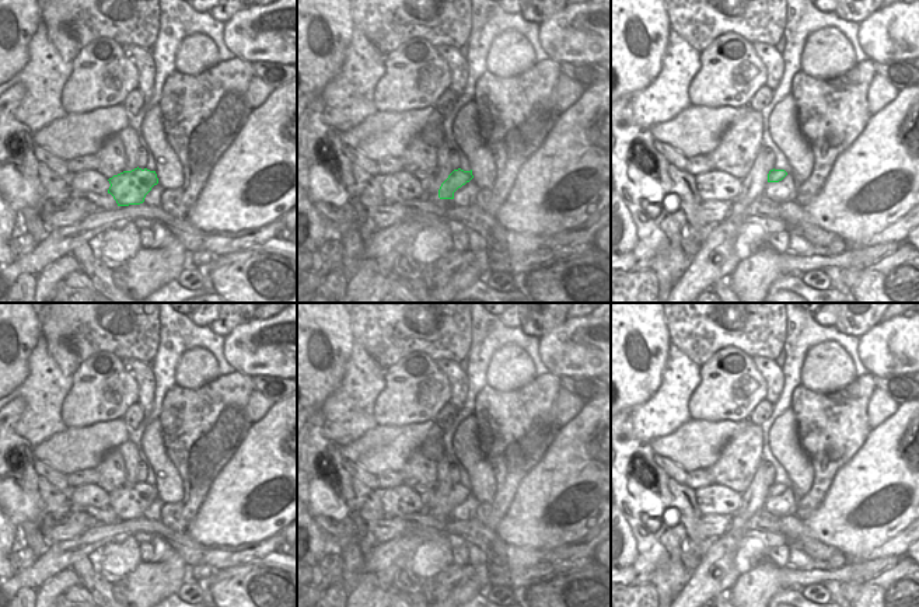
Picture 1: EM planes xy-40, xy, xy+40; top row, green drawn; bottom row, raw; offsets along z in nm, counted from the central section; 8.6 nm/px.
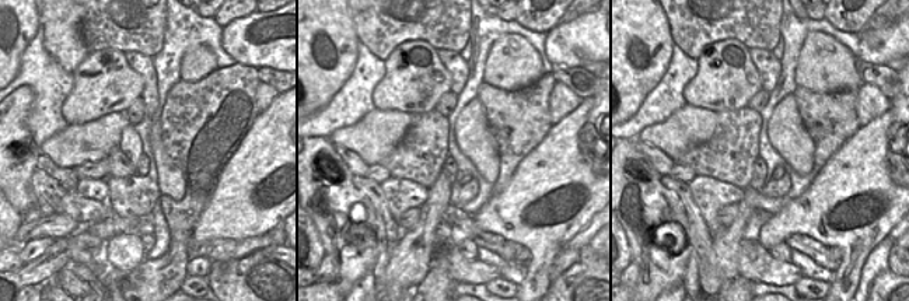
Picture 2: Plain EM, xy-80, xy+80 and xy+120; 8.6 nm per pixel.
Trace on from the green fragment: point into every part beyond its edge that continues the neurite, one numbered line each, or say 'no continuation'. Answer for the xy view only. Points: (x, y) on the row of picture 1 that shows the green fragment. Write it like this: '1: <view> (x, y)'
1: xy (467, 194)

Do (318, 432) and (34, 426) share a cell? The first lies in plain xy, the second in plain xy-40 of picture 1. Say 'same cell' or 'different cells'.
different cells

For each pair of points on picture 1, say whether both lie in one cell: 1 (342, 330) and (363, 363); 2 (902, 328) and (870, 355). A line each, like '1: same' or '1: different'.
1: different
2: same

